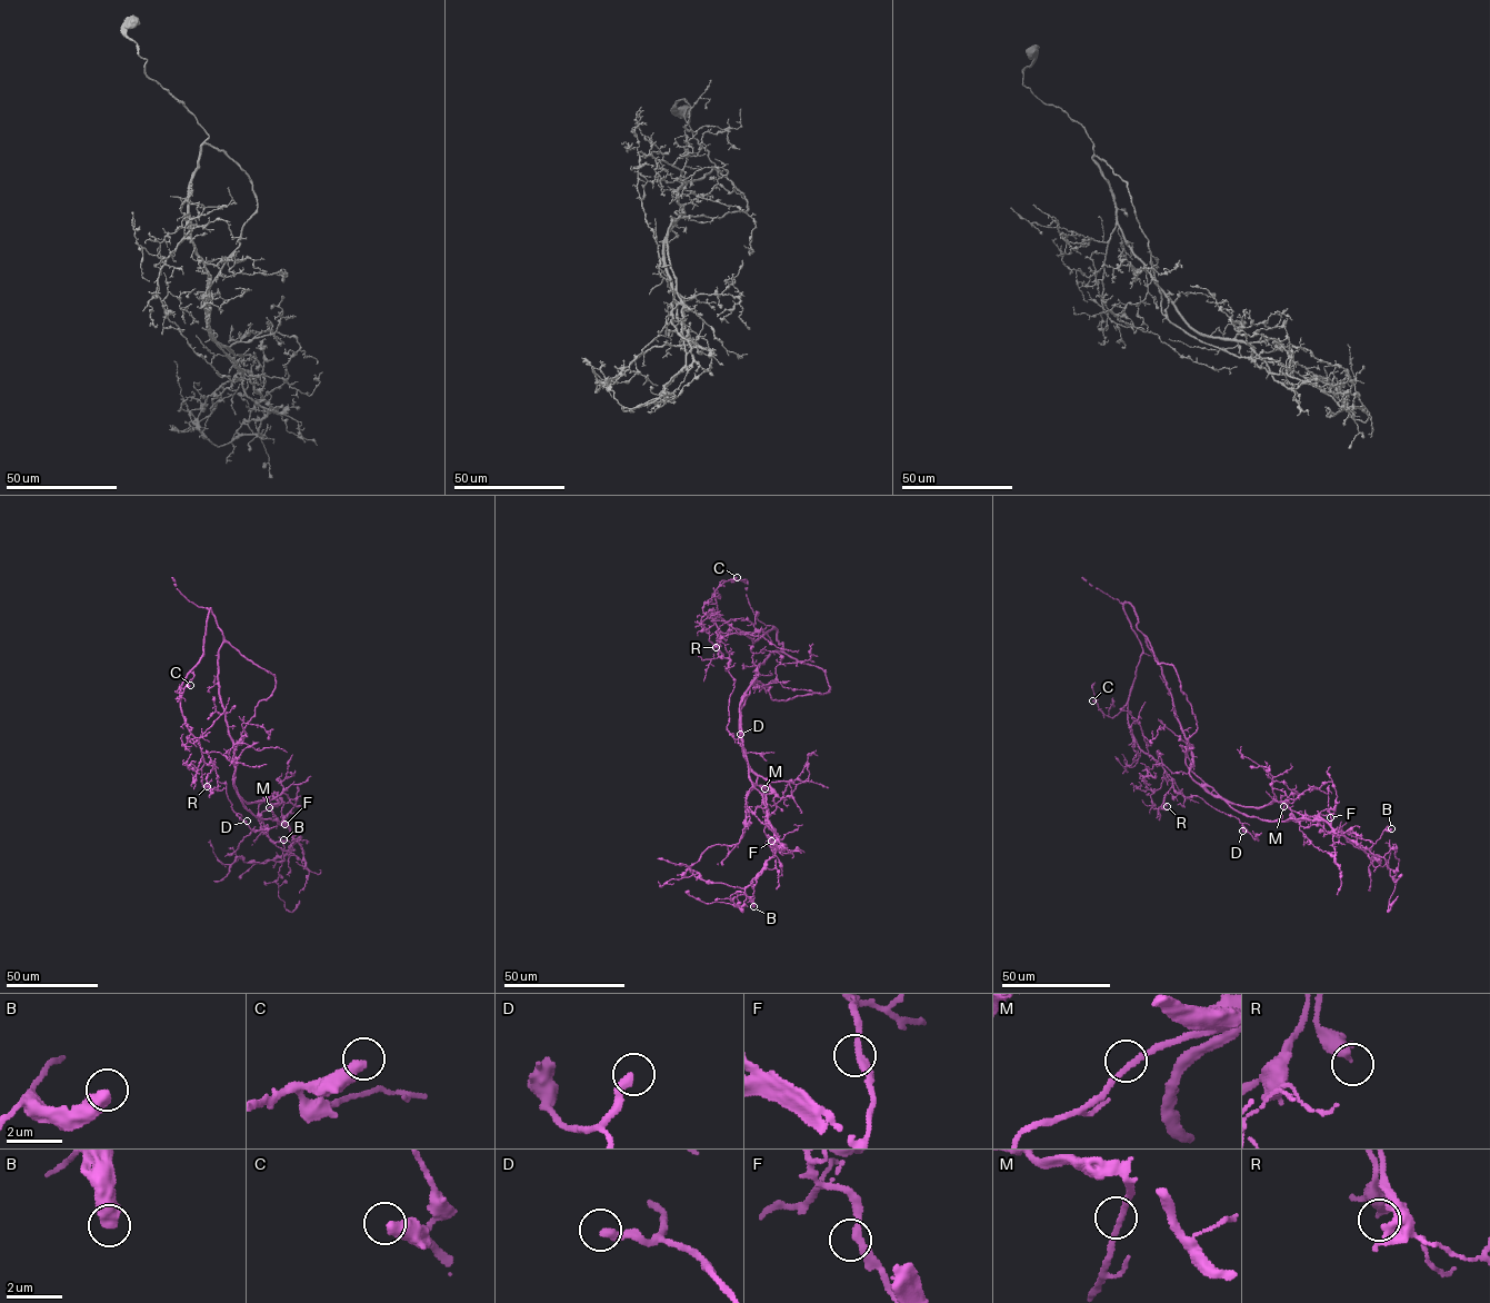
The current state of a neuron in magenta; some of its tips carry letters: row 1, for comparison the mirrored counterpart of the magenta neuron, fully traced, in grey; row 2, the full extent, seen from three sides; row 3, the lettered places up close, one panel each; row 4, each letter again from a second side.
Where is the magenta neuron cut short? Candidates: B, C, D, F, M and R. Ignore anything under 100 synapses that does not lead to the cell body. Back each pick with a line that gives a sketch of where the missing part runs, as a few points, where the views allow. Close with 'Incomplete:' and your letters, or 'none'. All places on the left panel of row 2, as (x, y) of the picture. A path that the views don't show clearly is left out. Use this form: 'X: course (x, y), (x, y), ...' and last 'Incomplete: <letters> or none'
C: course (190, 685), (209, 679), (228, 683), (241, 679), (258, 686), (269, 686), (273, 692)
Incomplete: C

